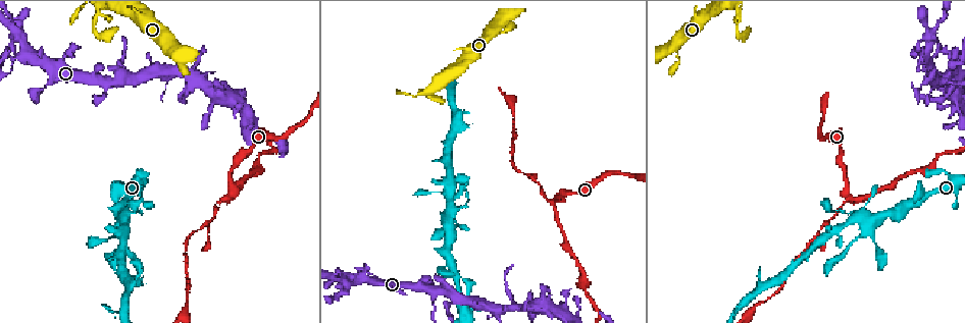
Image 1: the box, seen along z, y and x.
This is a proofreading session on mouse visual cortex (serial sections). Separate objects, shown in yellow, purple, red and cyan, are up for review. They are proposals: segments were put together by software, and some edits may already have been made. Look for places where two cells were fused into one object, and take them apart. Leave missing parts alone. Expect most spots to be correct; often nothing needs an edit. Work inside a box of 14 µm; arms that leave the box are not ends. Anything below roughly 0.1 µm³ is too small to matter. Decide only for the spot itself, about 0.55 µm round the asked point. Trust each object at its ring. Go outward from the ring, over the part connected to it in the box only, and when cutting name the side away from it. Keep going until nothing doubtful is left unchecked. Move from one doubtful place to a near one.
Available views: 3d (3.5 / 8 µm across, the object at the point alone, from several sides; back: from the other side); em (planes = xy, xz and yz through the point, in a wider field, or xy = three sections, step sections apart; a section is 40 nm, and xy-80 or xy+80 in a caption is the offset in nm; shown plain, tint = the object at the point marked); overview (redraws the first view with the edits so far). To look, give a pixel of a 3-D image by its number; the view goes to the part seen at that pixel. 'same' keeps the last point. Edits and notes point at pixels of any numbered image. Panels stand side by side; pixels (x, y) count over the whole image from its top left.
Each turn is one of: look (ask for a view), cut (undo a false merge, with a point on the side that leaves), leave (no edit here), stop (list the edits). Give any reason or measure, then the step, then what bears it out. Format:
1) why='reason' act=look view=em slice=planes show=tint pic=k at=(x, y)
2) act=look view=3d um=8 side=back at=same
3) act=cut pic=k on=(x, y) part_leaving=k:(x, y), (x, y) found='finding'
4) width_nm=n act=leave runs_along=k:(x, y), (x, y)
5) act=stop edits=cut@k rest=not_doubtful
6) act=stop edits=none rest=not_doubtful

act=look view=3d um=3.5 pic=1 at=(6, 55)

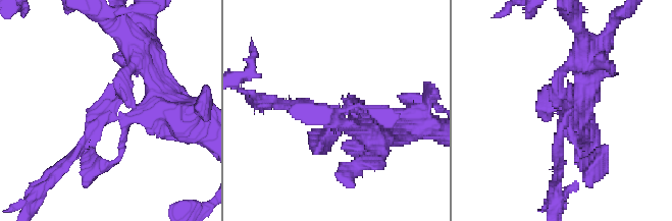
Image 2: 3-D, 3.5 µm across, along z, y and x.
why='now the EM' act=look view=em slice=xy step=1 show=tint pic=2 at=(110, 113)

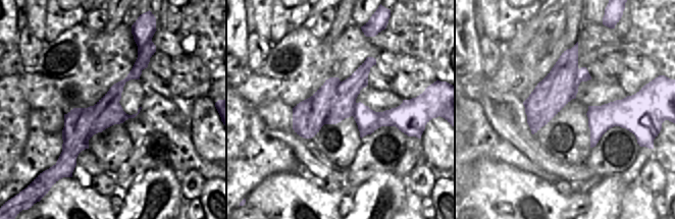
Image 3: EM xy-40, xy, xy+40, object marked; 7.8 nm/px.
act=leave runs_along=3:(140, 45), (142, 62), (75, 137), (71, 159) found='all the same cell'

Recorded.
act=look view=3d um=8 pic=1 at=(226, 196)

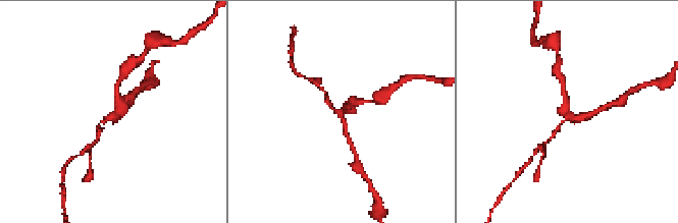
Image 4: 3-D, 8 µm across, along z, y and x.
act=look view=3d um=3.5 pic=4 at=(567, 114)

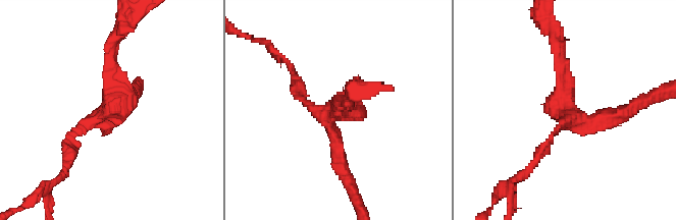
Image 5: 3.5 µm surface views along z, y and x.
arm_widths_nm=100,200,200 act=leave runs_along=5:(560, 58), (568, 115), (628, 111) found='one cell here'

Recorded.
why='thick turns thin' act=look view=3d um=3.5 pic=1 at=(738, 15)

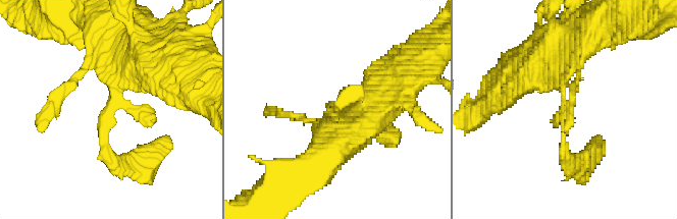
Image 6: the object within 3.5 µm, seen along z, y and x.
why='shape alone is not enough' act=look view=em slice=xy step=2 show=tint pic=6 at=(113, 103)

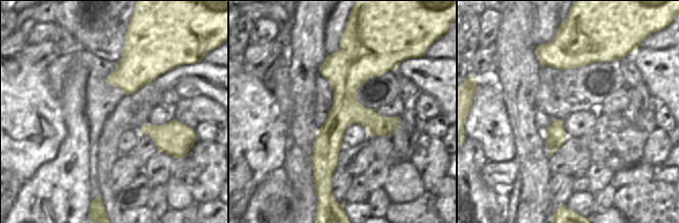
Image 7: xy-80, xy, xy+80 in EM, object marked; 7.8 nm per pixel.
act=look view=em slice=xy step=5 show=tint at=same

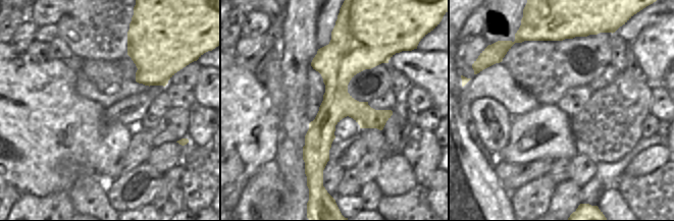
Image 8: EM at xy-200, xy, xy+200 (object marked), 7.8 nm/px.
act=leave runs_along=6:(385, 83), (332, 107), (348, 114) found='one cell here'

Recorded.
act=stop edits=none rest=not_doubtful

